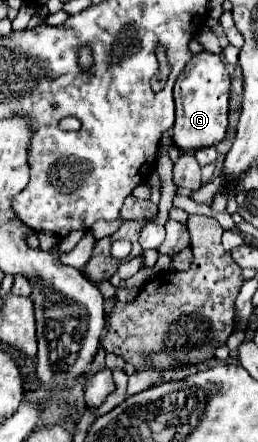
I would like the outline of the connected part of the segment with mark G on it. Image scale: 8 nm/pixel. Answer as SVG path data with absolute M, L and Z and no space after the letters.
M202 51L192 57L192 61L184 67L184 71L180 75L186 75L186 77L178 79L178 83L174 85L174 101L176 101L176 121L172 127L174 147L178 147L182 153L194 153L204 147L220 145L226 139L226 131L228 131L228 107L230 107L230 95L232 95L230 75L224 69L220 55Z

